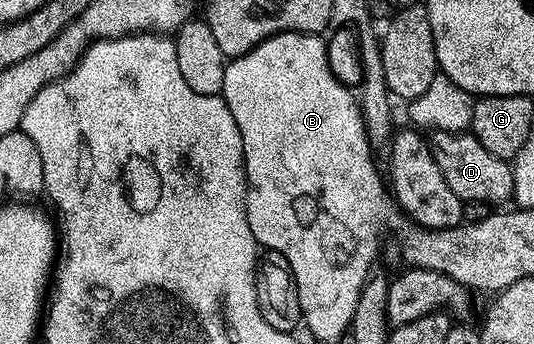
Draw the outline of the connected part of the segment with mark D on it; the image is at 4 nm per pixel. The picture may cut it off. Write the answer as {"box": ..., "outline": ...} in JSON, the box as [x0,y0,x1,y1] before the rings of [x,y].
{"box":[428,131,513,208],"outline":[[[432,131],[428,135],[429,151],[435,156],[435,164],[439,164],[439,172],[443,172],[443,180],[447,180],[447,188],[459,196],[462,203],[486,202],[489,208],[497,208],[500,202],[513,198],[513,167],[506,159],[491,156],[483,144],[471,132],[449,133]]]}

